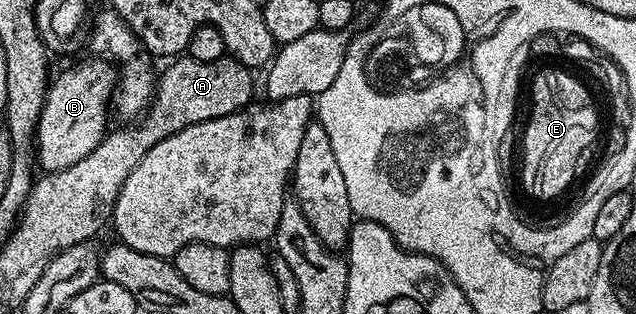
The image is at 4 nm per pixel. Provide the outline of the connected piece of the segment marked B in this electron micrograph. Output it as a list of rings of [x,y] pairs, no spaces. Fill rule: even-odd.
[[[90,59],[84,64],[75,64],[72,68],[65,69],[56,80],[54,77],[50,81],[45,106],[41,110],[41,118],[37,122],[37,130],[35,131],[37,164],[40,169],[43,168],[44,173],[65,170],[69,166],[73,166],[73,162],[81,162],[81,158],[85,158],[89,154],[93,154],[93,150],[97,150],[97,146],[109,131],[107,112],[109,116],[117,83],[117,68],[110,59]]]

